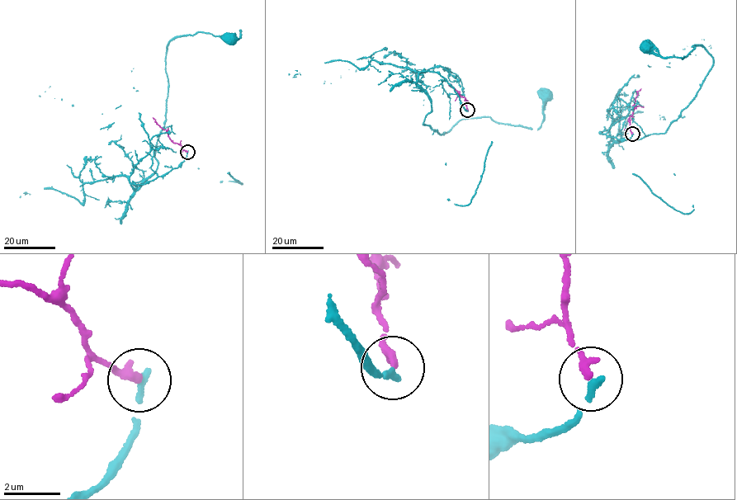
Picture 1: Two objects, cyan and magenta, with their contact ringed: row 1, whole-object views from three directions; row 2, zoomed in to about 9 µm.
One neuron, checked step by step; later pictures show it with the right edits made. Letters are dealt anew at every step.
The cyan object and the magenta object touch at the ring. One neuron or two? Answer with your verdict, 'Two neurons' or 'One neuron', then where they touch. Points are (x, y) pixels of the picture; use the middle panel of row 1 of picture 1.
Two neurons. Place: (467, 110)

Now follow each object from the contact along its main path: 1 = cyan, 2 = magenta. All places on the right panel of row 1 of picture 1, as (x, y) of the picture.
1: (632, 134), (600, 133), (616, 141), (663, 134), (713, 64), (701, 45), (682, 59), (649, 47)
2: (632, 134), (628, 120), (641, 88)

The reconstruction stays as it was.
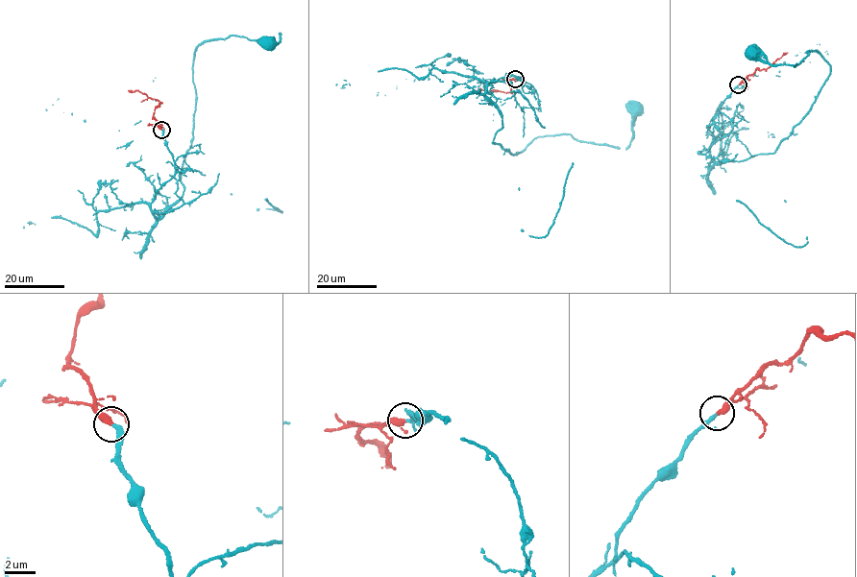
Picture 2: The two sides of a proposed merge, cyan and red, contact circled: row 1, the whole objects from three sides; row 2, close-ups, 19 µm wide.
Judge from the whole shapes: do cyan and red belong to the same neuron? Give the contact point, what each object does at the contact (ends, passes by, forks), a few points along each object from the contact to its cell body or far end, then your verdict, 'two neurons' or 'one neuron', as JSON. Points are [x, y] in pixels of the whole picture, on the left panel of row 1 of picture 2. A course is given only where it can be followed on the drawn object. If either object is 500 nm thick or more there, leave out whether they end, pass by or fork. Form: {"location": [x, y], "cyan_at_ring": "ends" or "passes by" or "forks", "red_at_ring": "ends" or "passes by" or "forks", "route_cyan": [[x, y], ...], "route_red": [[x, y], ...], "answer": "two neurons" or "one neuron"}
{"location": [161, 130], "cyan_at_ring": "ends", "red_at_ring": "ends", "route_cyan": [[161, 130], [175, 171], [151, 204], [158, 218], [184, 190], [198, 46], [281, 35], [267, 43]], "route_red": [[161, 130], [153, 118], [159, 101], [140, 91], [128, 90]], "answer": "one neuron"}

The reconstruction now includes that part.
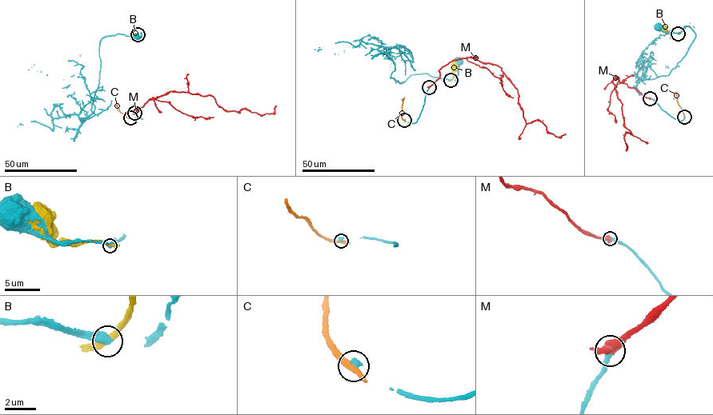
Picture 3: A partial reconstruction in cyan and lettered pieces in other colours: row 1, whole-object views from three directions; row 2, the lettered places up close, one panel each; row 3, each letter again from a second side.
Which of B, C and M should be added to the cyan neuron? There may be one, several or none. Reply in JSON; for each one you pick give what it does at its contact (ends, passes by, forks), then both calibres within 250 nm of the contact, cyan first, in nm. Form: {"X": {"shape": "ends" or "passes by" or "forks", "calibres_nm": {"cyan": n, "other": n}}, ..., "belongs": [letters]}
{"M": {"shape": "passes by", "calibres_nm": {"cyan": 360, "other": 480}}, "belongs": ["M"]}

